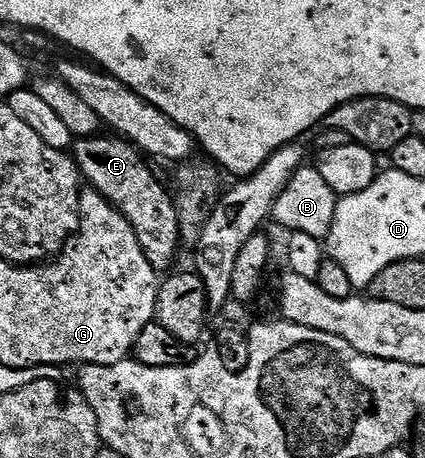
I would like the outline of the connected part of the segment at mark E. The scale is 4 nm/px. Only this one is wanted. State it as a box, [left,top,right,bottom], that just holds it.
[75,135,182,275]

